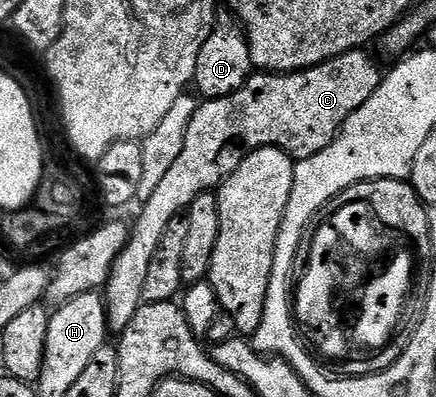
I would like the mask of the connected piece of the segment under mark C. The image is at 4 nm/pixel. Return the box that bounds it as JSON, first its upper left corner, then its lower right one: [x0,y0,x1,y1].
[104,49,384,332]

